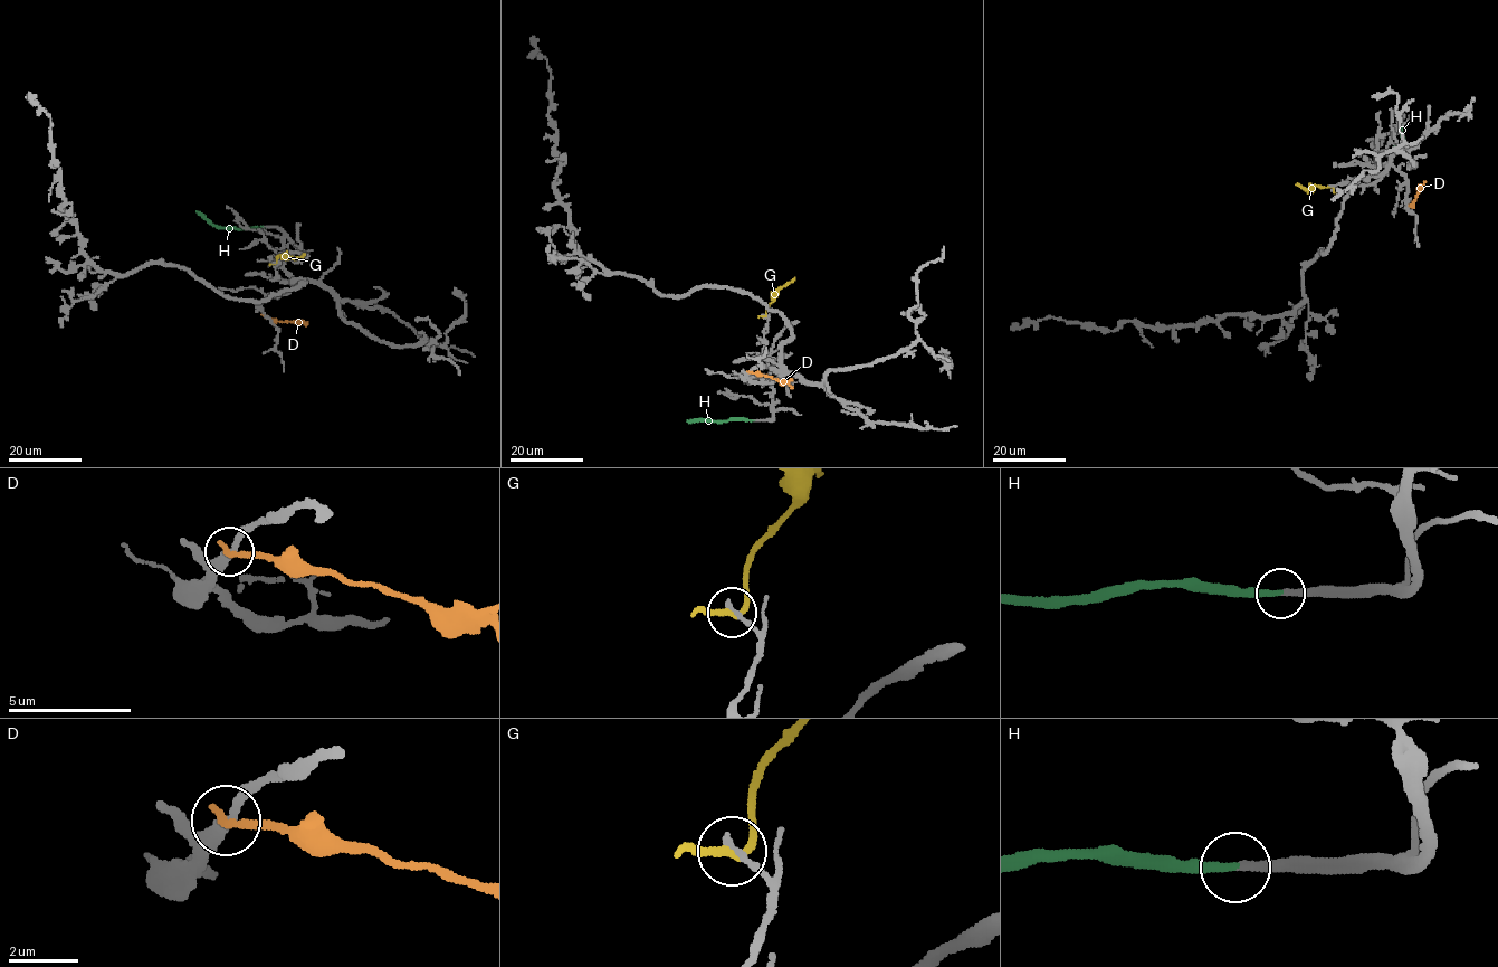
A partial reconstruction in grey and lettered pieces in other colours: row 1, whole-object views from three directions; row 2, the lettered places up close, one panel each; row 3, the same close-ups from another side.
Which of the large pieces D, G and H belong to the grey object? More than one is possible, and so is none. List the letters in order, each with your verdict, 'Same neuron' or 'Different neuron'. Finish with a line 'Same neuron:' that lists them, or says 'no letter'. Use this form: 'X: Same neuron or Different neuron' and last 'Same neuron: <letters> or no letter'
D: Different neuron
G: Different neuron
H: Same neuron
Same neuron: H

